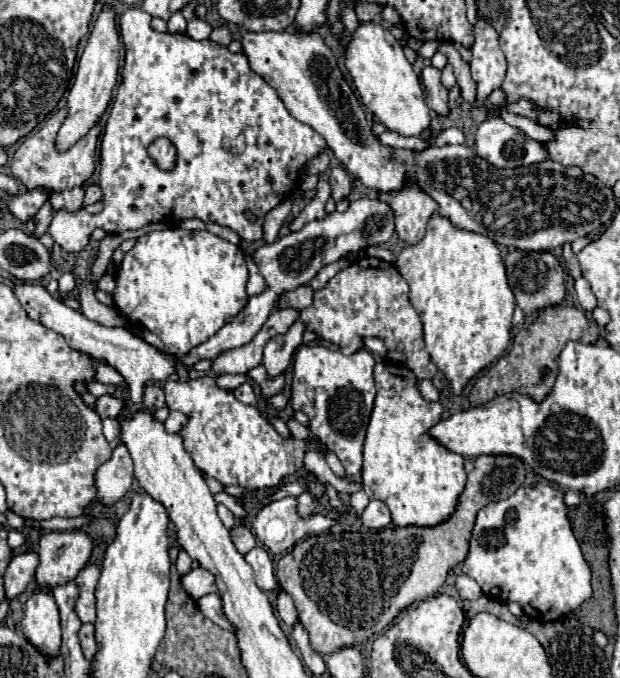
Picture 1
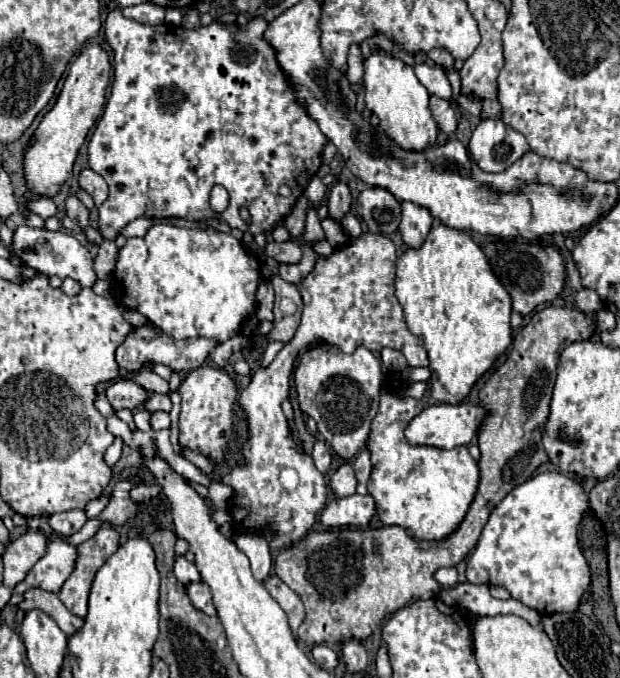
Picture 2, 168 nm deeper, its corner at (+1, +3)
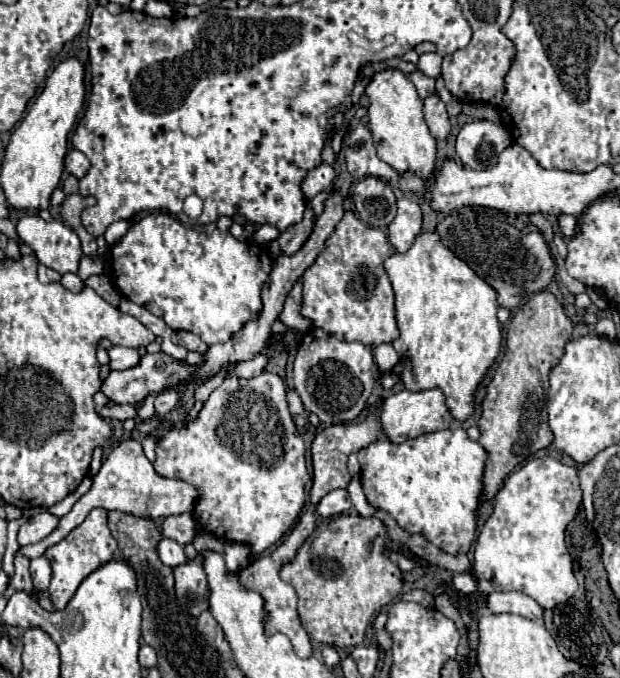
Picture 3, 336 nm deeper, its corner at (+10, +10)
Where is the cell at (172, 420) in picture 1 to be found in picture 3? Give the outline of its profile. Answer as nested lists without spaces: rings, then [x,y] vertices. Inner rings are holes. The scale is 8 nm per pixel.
[[[107,405],[99,411],[99,415],[103,418],[125,421],[125,419],[137,415],[137,407],[135,407],[135,405]]]

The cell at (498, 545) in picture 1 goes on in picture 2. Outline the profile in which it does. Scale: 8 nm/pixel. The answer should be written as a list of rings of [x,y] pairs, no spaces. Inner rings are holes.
[[[542,472],[516,486],[498,506],[492,508],[482,528],[480,540],[468,558],[466,578],[472,584],[502,586],[514,600],[534,608],[542,616],[554,612],[572,612],[578,608],[584,592],[590,588],[590,568],[578,544],[578,522],[588,508],[588,496],[580,482],[560,472]]]

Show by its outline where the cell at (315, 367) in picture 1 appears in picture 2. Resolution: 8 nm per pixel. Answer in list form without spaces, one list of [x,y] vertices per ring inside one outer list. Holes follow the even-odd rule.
[[[332,344],[312,346],[300,354],[294,370],[298,404],[304,414],[316,420],[318,434],[342,460],[352,460],[366,444],[370,424],[378,412],[382,370],[368,348],[344,354]]]

